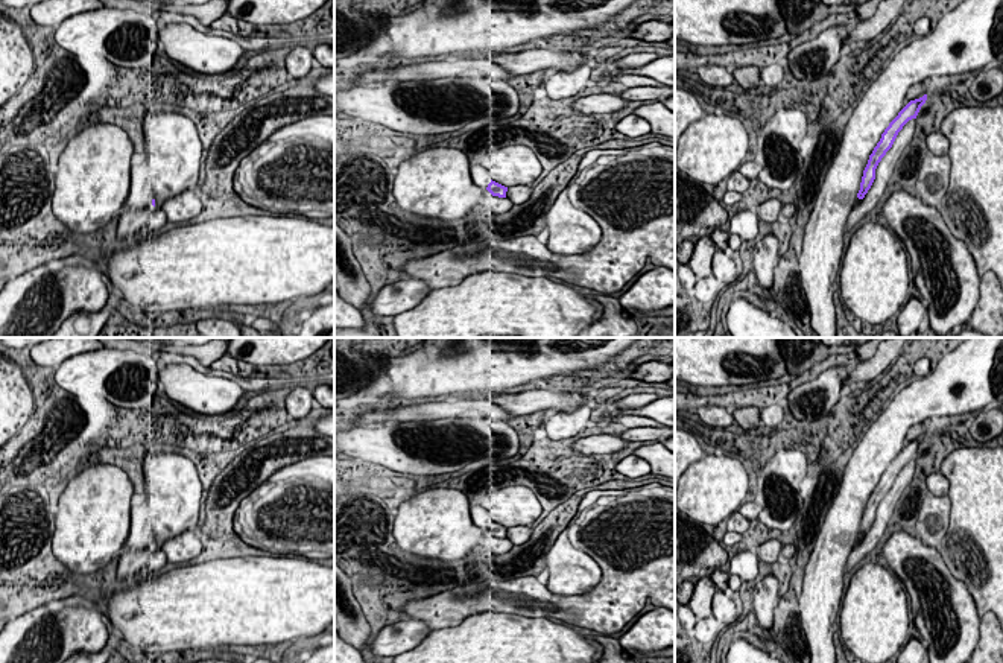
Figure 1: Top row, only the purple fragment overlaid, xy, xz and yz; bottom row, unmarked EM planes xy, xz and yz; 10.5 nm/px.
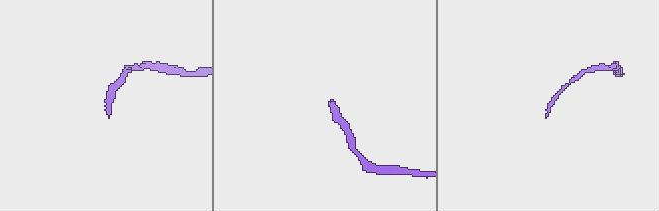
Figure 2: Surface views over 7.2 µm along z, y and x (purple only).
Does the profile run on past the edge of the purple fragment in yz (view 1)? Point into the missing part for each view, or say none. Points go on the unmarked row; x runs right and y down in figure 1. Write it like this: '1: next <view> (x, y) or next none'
1: next none

